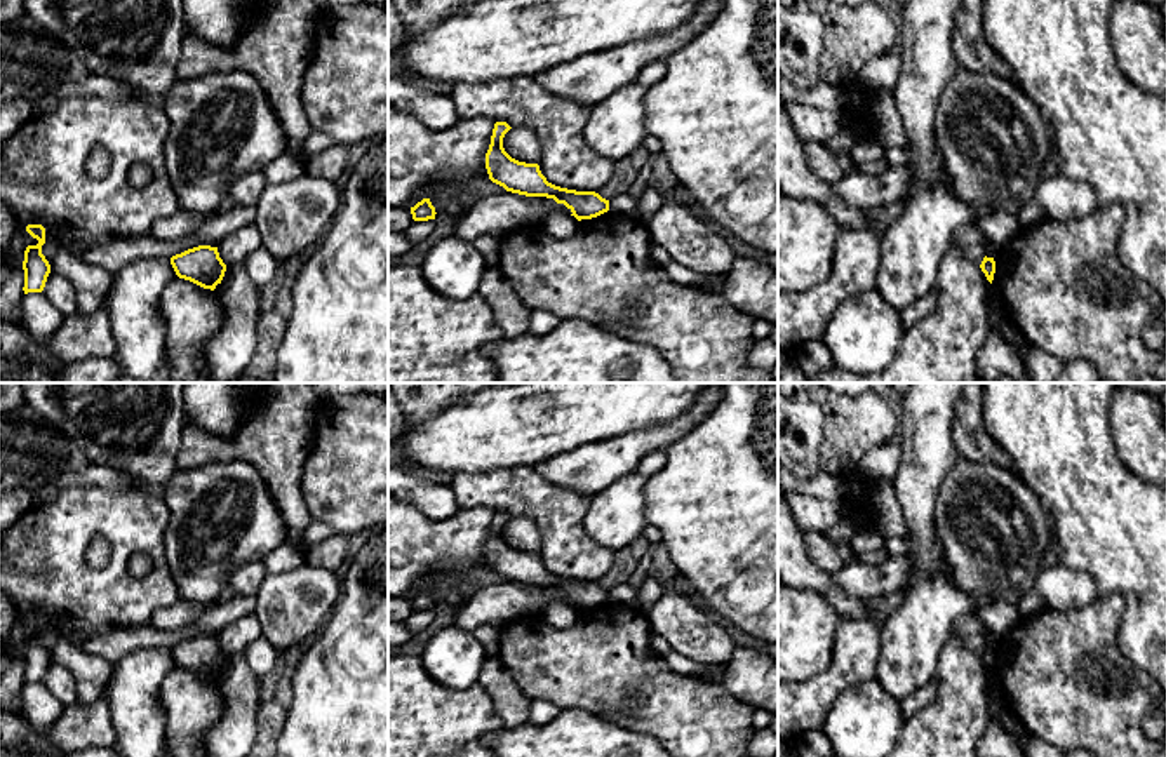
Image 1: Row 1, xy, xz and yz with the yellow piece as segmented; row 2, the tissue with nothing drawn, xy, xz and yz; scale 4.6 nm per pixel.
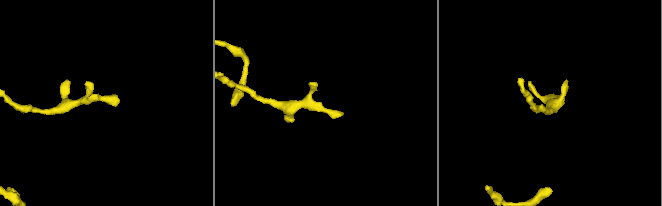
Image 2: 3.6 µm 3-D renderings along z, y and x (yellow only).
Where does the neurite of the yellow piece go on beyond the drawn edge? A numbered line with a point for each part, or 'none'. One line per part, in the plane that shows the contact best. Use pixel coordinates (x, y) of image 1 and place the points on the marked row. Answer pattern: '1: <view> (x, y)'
none

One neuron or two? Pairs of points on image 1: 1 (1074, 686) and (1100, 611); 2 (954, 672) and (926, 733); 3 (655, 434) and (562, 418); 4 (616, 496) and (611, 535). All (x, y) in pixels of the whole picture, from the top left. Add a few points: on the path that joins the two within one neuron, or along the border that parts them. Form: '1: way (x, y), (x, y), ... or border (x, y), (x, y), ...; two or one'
1: way (1074, 667), (1074, 651), (1092, 630); one
2: way (954, 688), (954, 705), (942, 717); one
3: border (676, 416), (597, 441); two
4: way (616, 505), (613, 526); one

